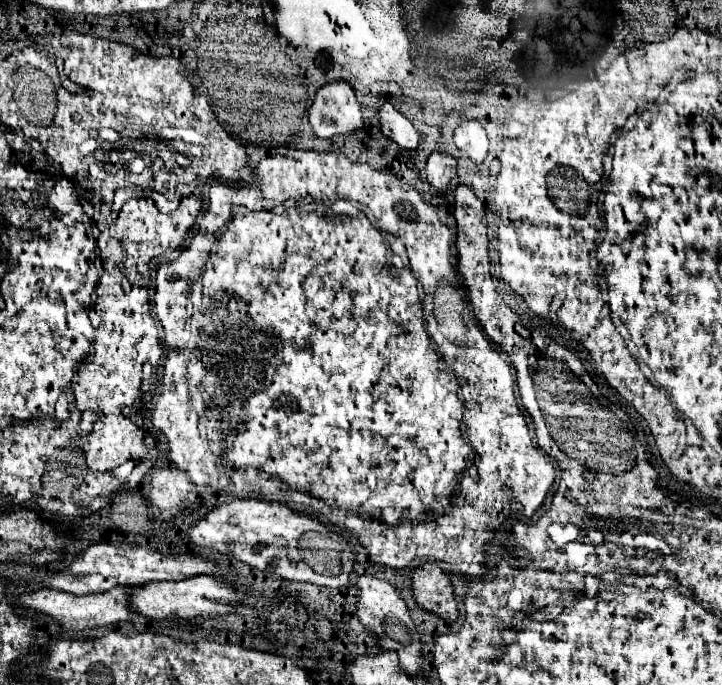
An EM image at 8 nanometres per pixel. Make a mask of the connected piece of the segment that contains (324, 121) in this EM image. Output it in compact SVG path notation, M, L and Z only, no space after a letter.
M333 82L337 86L323 86L317 90L309 108L309 122L319 138L329 140L335 134L349 134L357 128L351 126L351 112L357 104L355 92L349 82Z

